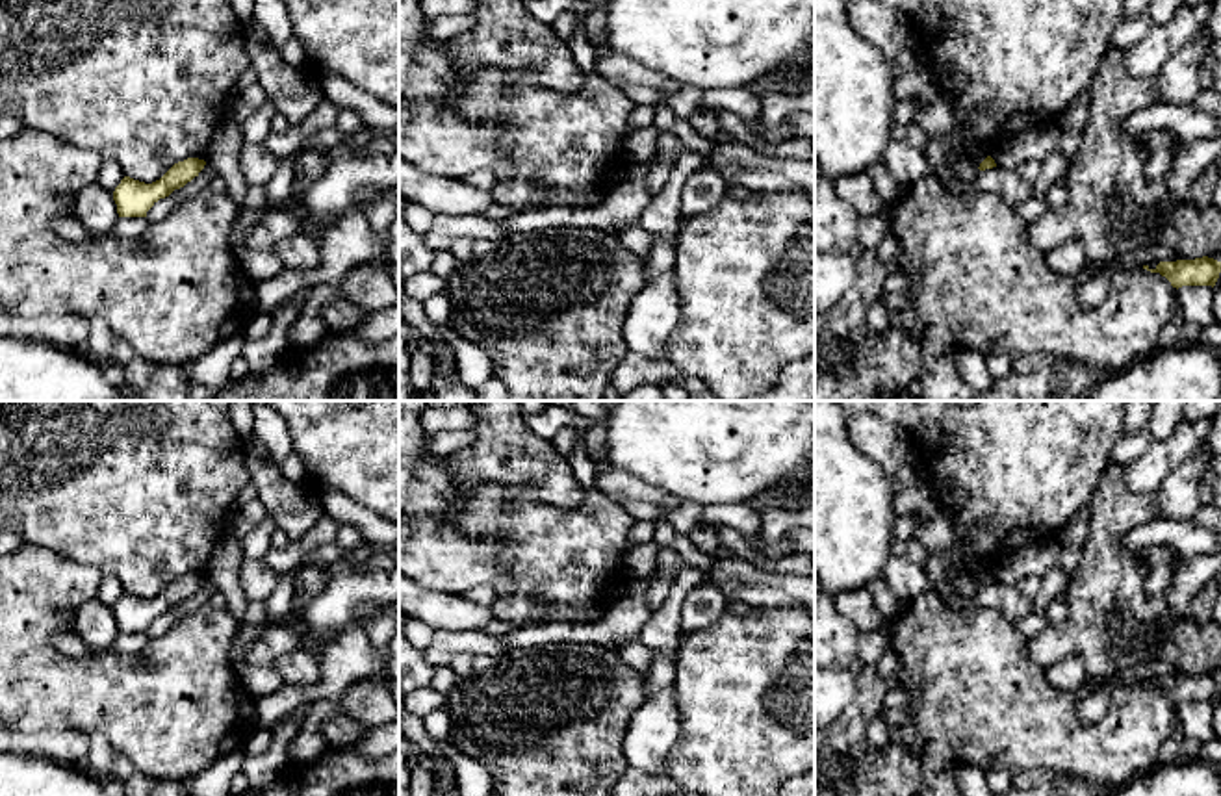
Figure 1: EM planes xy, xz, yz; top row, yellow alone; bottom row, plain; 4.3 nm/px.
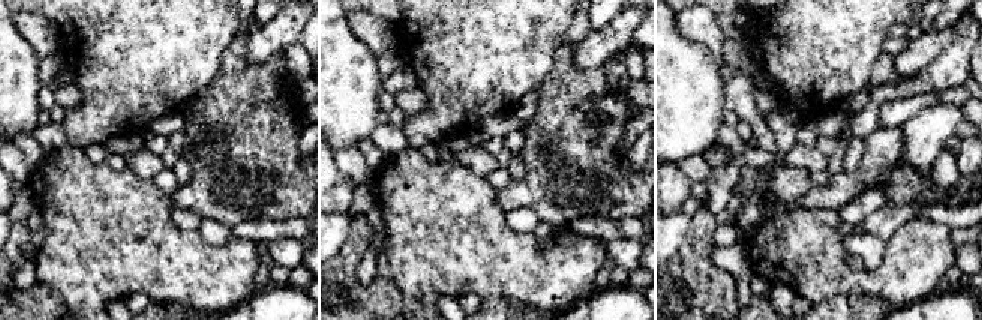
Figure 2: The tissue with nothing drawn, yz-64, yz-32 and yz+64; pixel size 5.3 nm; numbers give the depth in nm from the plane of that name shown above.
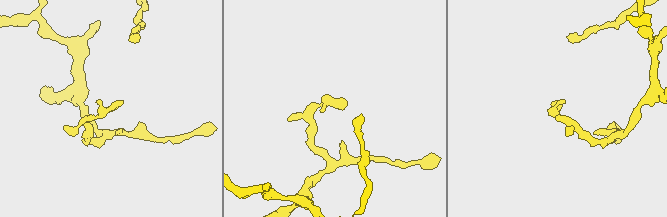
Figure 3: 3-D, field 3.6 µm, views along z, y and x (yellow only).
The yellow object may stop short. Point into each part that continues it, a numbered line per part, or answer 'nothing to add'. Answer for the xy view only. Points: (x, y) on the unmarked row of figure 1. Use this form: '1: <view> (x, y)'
nothing to add

